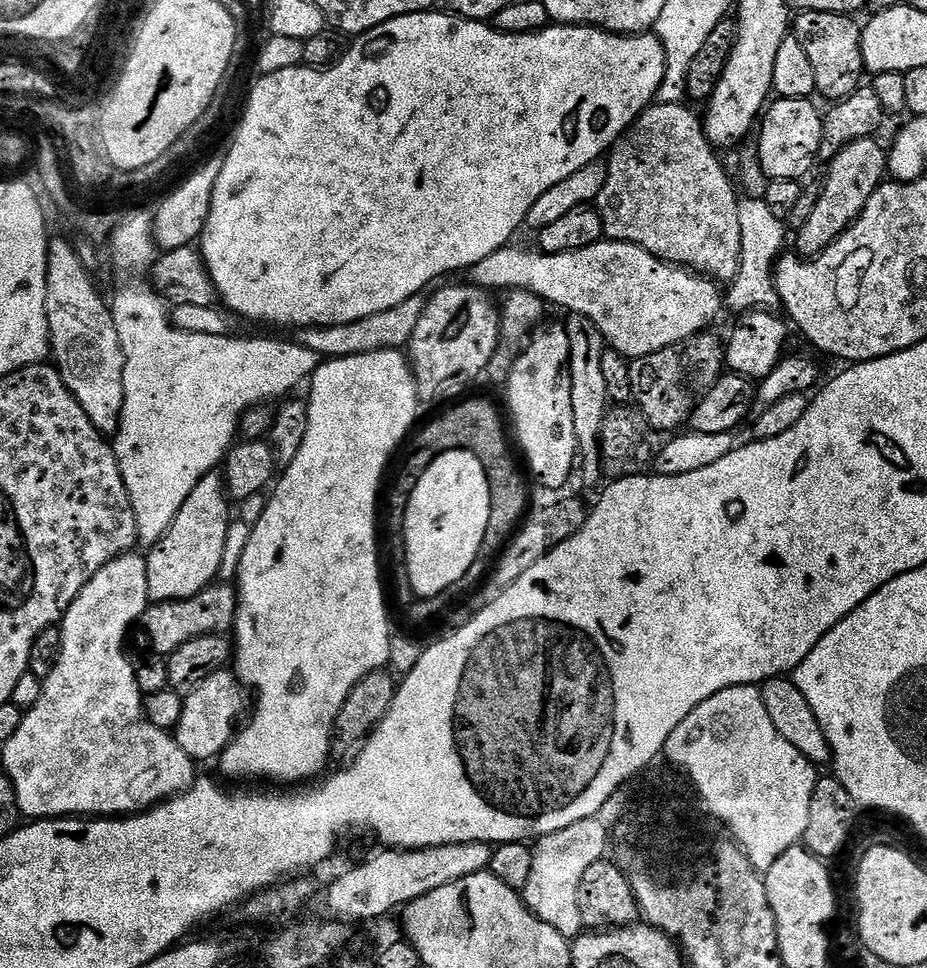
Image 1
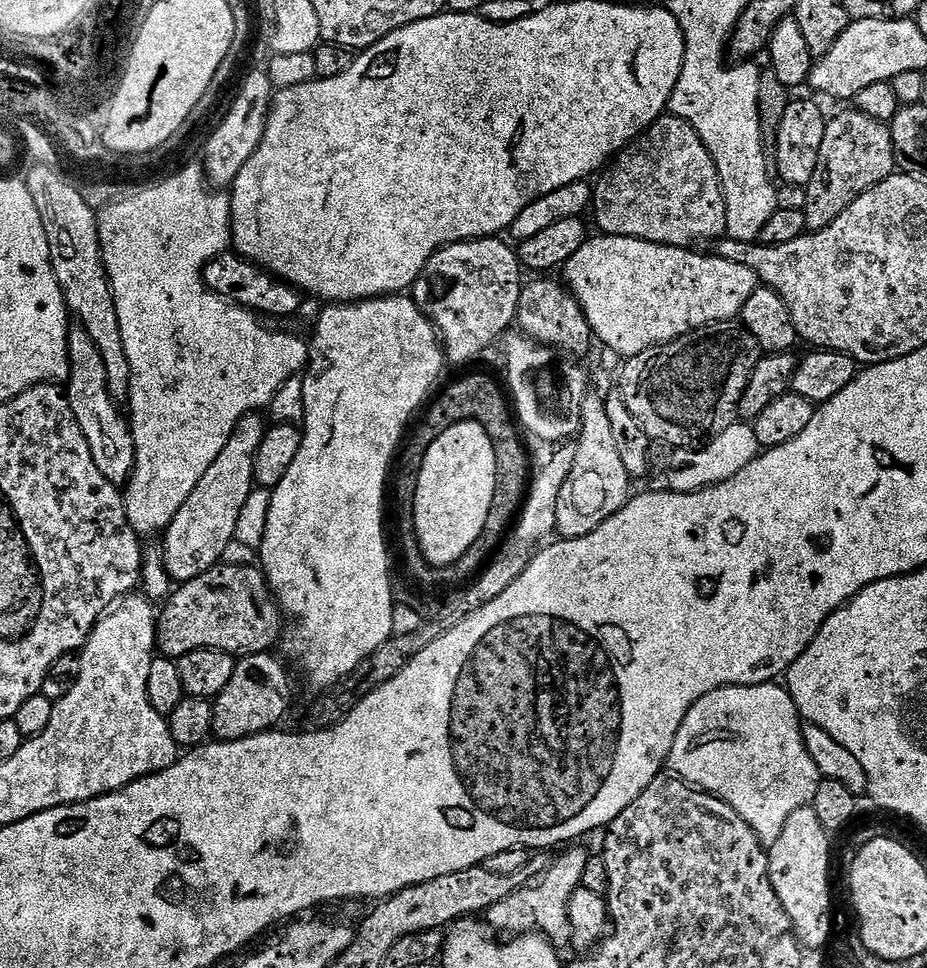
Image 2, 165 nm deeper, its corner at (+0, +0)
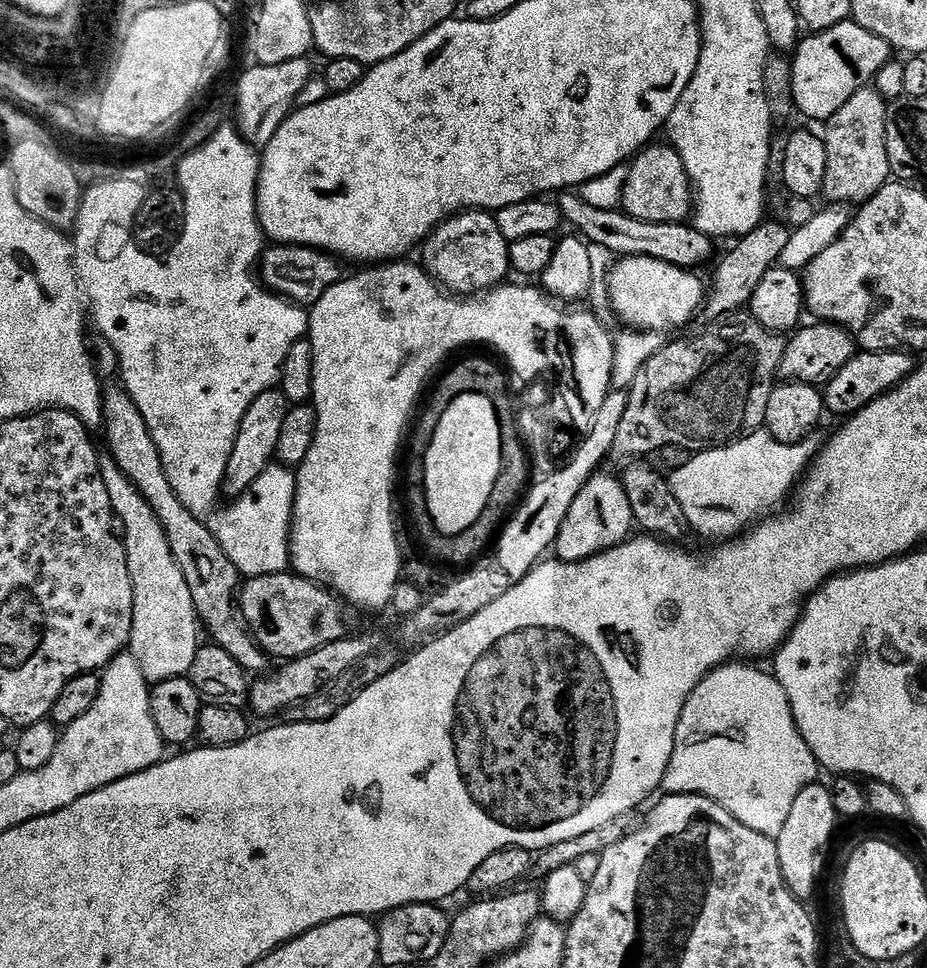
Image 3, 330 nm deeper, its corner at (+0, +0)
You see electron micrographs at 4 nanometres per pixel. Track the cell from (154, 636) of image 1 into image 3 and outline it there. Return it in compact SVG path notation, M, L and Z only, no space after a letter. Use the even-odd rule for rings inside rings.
M292 570L245 579L238 592L238 608L247 631L252 634L256 643L268 653L269 657L276 659L277 656L277 661L280 662L297 660L322 646L338 642L344 639L349 631L344 601L331 588L315 584L305 576L297 576Z

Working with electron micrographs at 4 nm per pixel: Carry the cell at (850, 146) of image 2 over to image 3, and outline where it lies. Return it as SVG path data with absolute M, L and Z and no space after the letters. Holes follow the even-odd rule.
M875 87L859 88L823 125L822 135L826 146L826 178L823 199L829 205L859 206L893 179L890 154L886 154L886 114L889 101L878 94Z

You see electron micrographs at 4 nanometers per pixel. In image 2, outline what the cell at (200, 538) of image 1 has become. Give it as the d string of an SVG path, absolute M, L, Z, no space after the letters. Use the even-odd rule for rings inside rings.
M249 414L239 420L226 446L210 462L210 470L202 474L198 486L190 490L190 498L182 502L182 510L174 514L164 529L162 555L169 581L193 580L223 561L226 546L230 546L236 535L238 518L254 490L256 454L266 431L265 417L261 416Z

